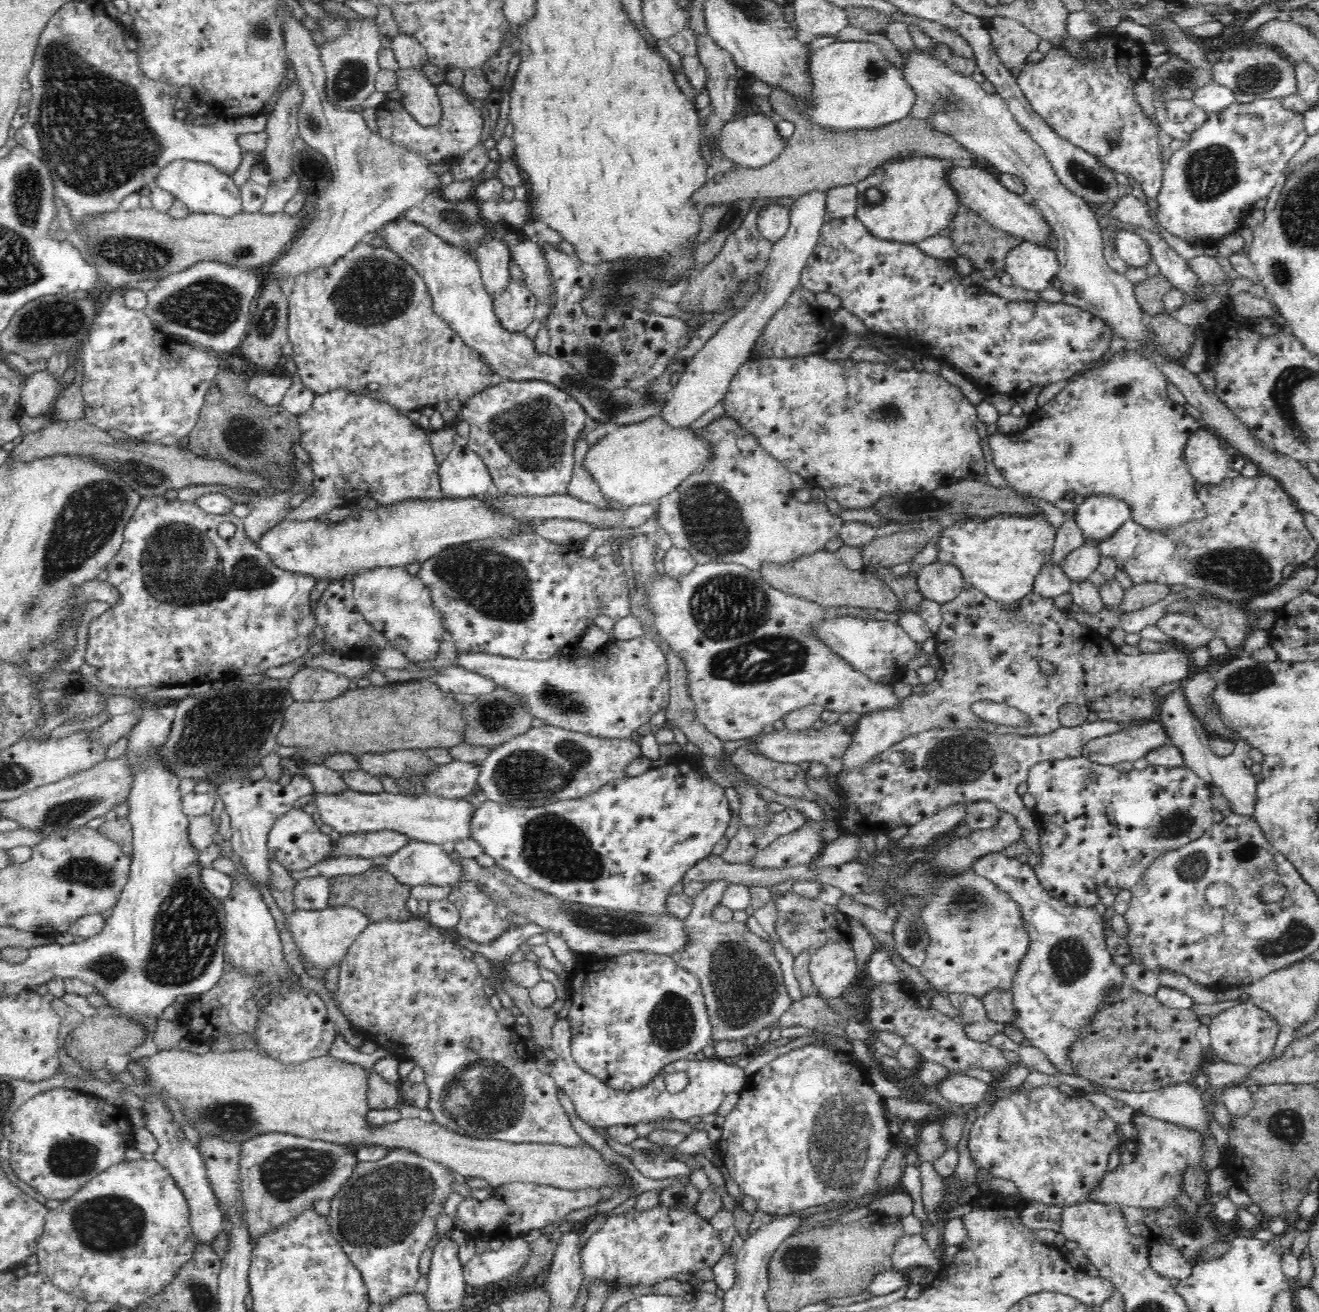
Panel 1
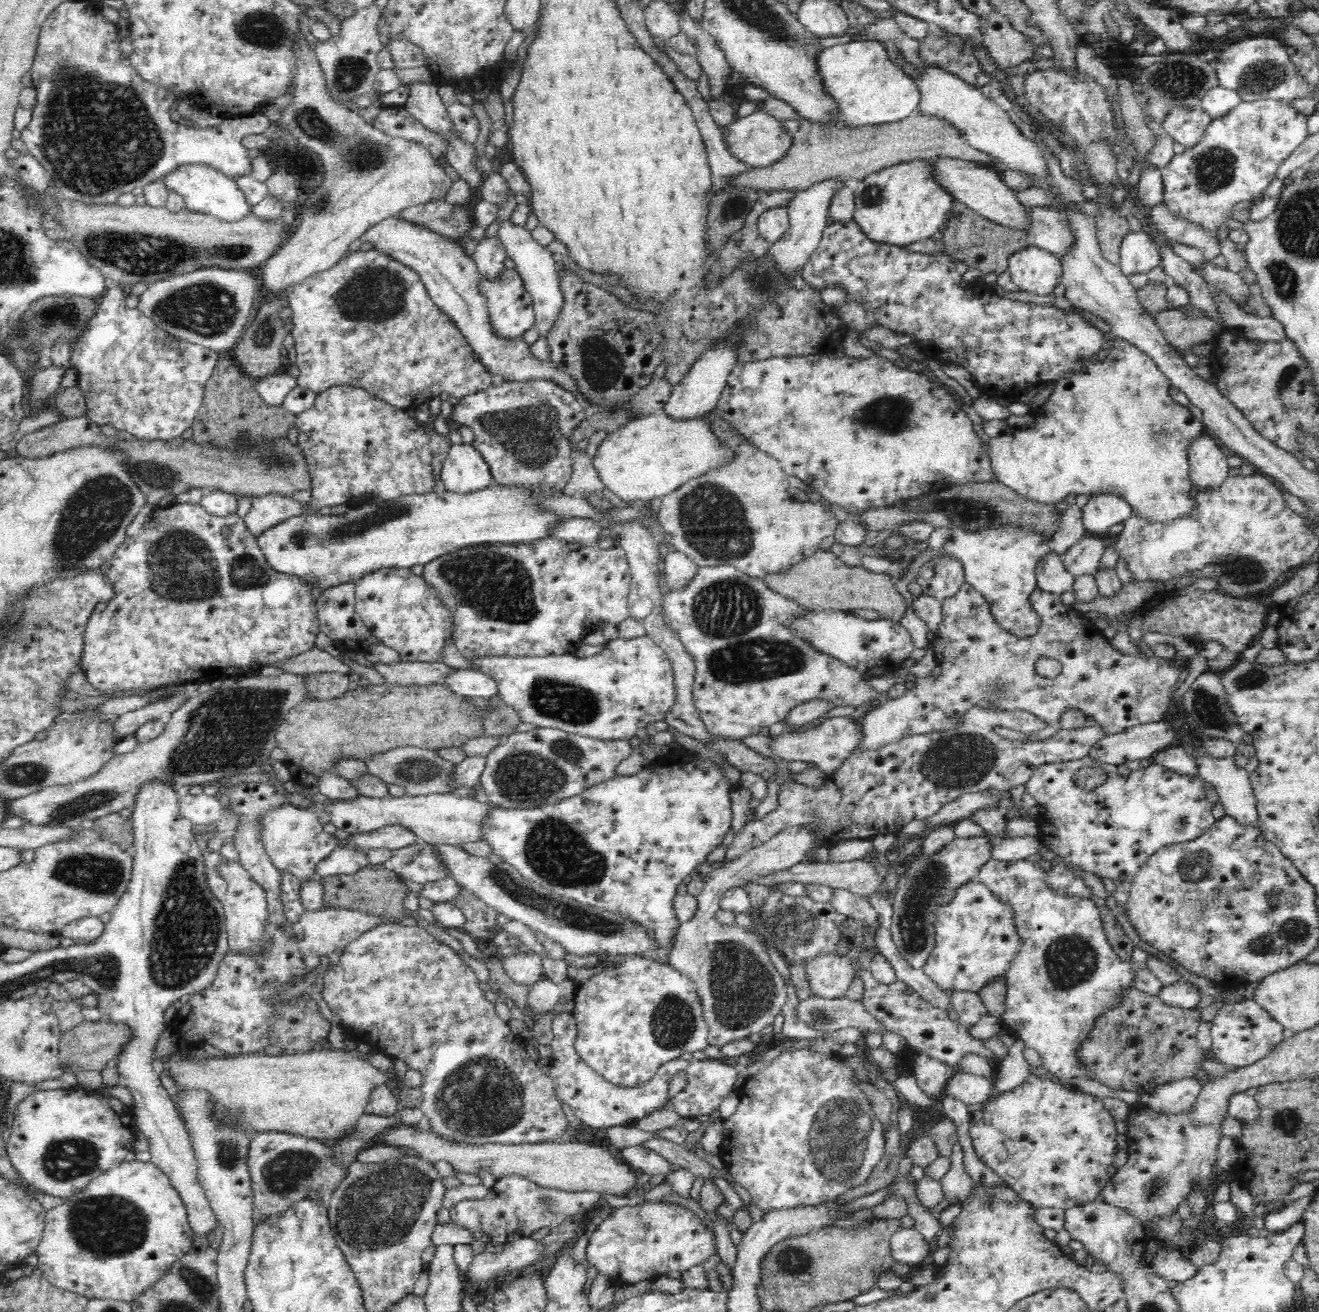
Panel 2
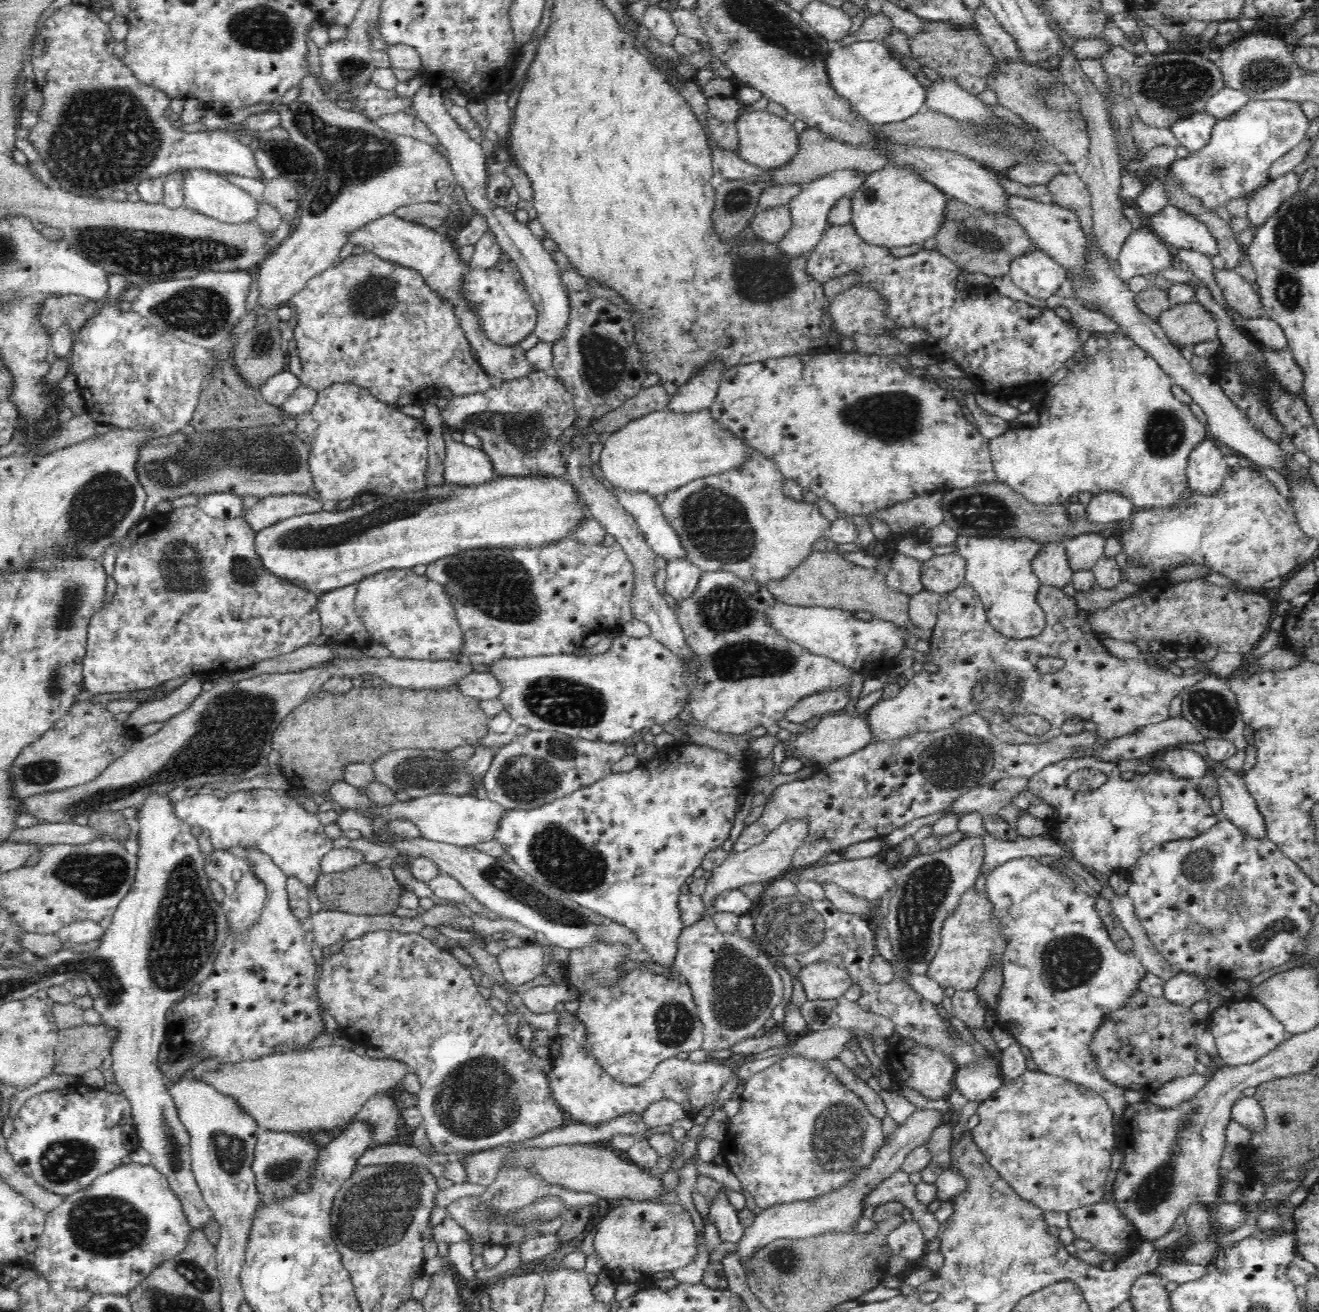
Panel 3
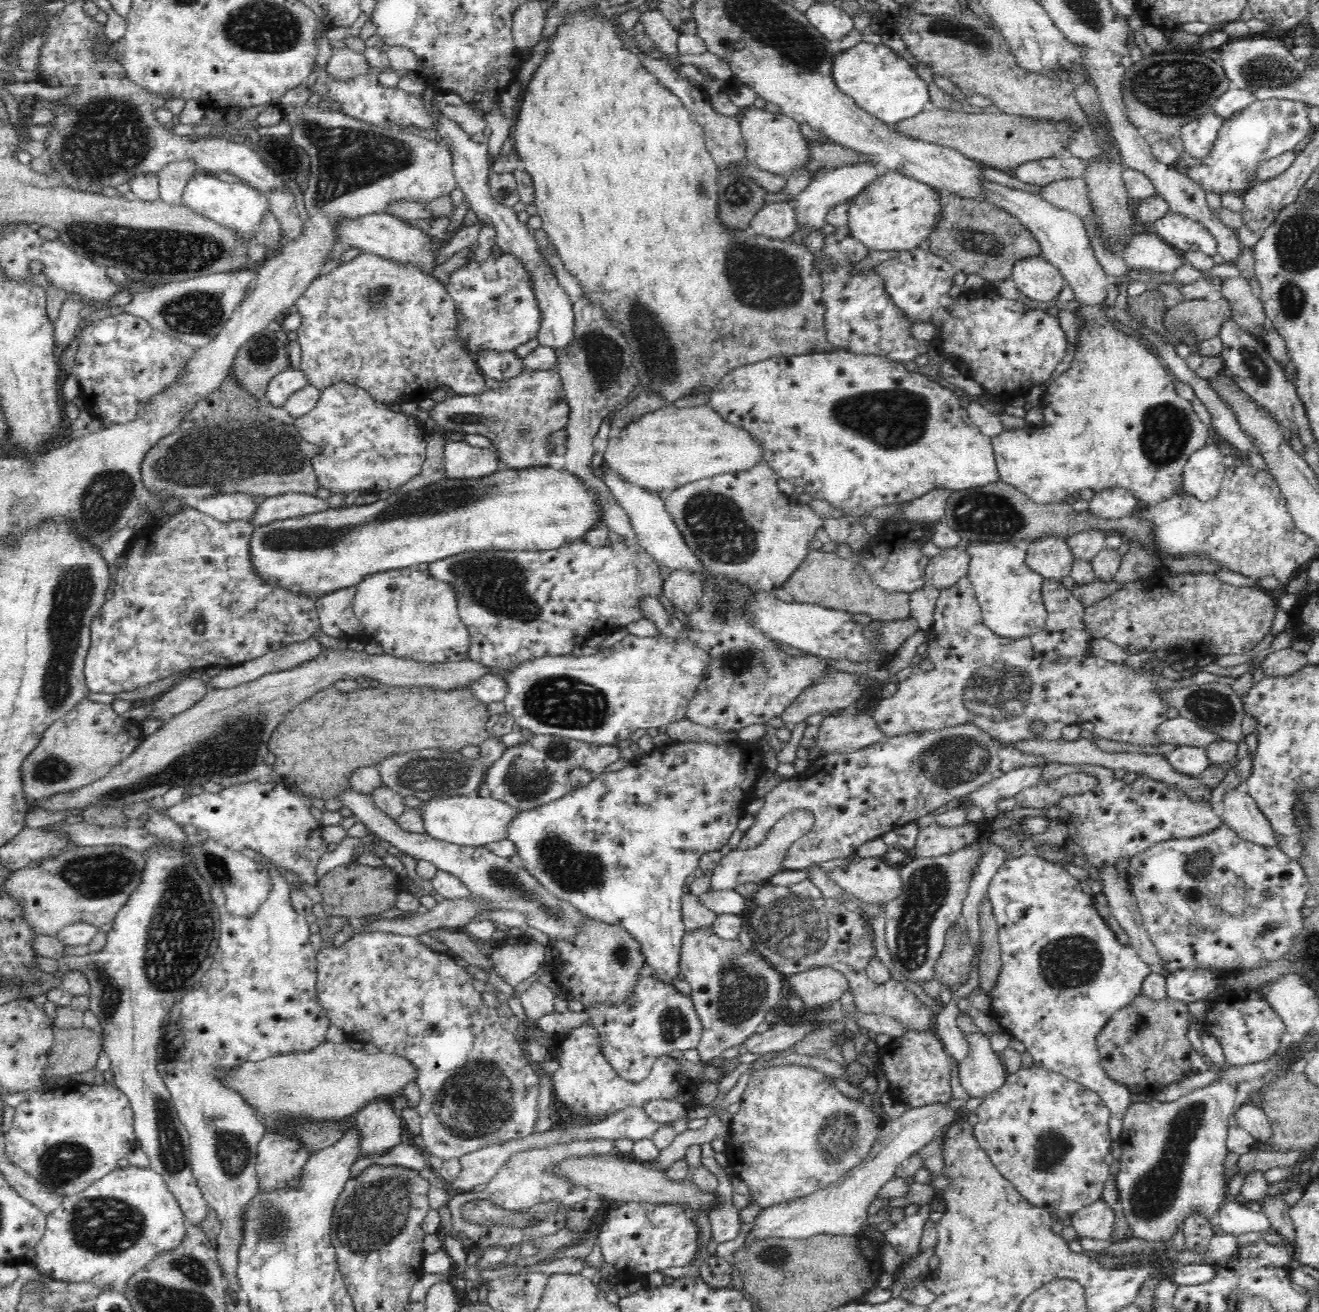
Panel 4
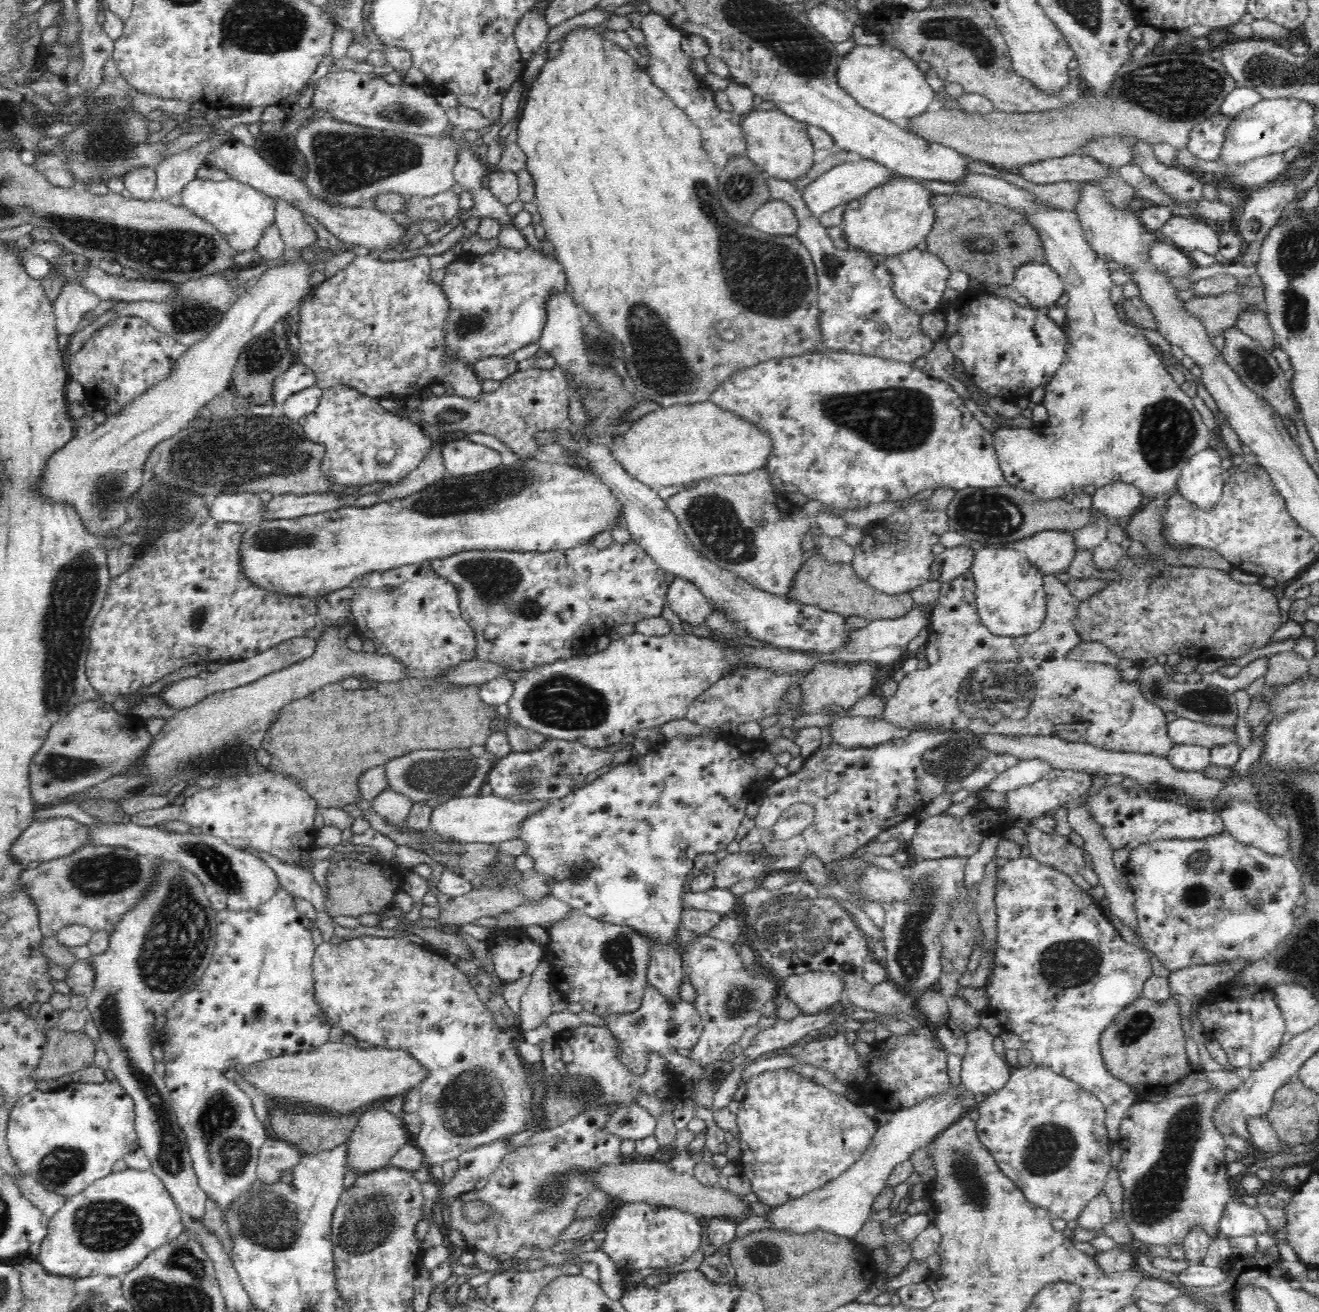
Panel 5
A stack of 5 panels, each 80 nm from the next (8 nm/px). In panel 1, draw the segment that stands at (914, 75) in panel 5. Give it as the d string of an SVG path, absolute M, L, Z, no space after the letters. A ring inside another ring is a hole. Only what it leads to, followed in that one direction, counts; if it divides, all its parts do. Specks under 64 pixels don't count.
M835 41L810 54L814 98L810 106L796 104L814 123L836 130L873 129L911 116L916 93L902 70L888 61L878 44Z

